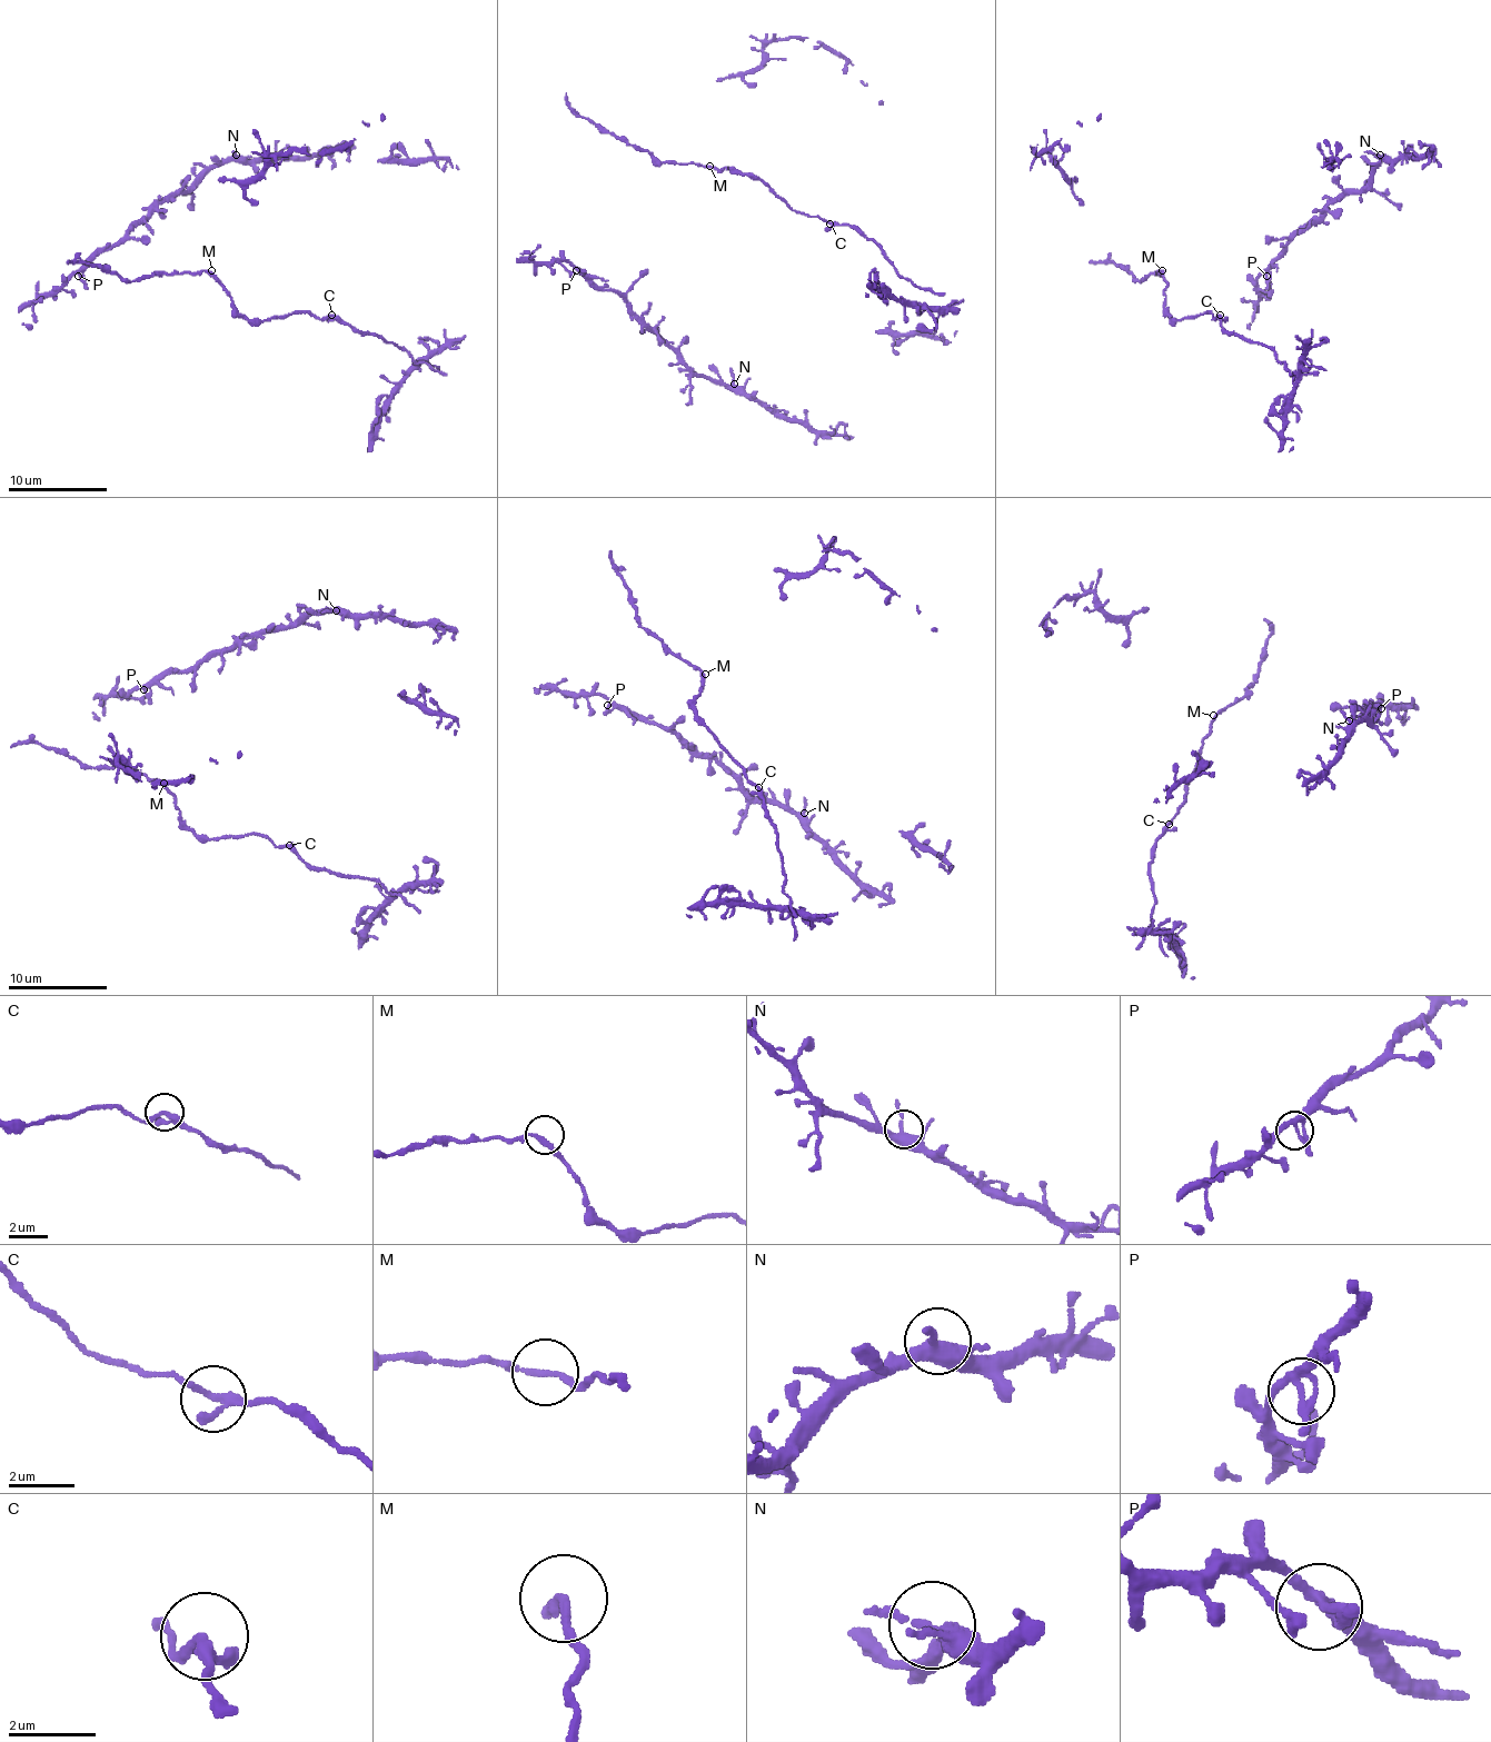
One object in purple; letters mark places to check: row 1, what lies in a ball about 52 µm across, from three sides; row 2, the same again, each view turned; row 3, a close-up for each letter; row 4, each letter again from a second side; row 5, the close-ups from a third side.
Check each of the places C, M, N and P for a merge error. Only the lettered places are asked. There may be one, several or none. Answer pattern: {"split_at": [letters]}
{"split_at": []}

